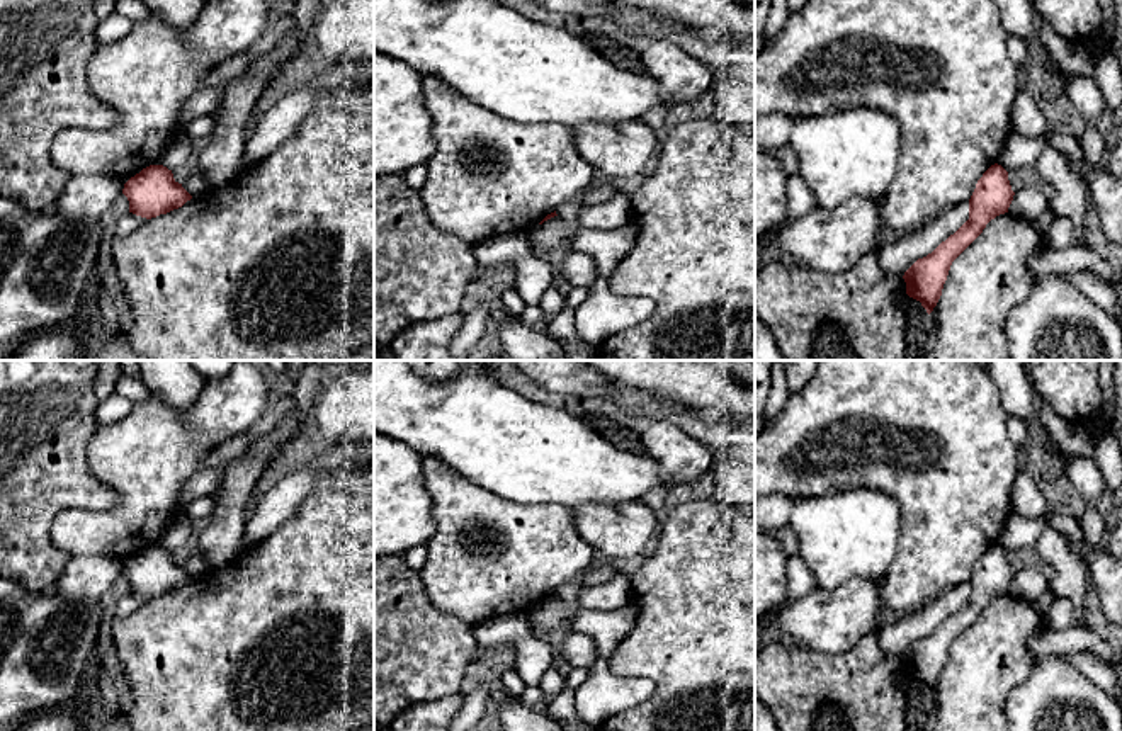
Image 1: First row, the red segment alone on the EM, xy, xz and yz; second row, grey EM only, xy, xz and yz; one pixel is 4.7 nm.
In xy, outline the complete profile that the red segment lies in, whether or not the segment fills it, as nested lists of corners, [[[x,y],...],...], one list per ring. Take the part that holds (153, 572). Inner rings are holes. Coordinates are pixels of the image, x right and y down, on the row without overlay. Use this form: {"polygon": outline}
{"polygon": [[[163,546],[143,549],[124,564],[122,575],[129,581],[129,593],[146,600],[178,590],[192,580]]]}

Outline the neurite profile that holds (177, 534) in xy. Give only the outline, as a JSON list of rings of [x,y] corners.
[[[178,517],[158,539],[156,546],[163,546],[168,551],[177,551],[185,546],[190,539],[190,520],[187,517]]]

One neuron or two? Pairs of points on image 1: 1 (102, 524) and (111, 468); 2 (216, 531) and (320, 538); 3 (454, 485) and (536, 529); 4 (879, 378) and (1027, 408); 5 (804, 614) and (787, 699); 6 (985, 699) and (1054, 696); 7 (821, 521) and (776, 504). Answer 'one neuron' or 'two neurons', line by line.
1: one neuron
2: two neurons
3: one neuron
4: two neurons
5: two neurons
6: two neurons
7: two neurons

